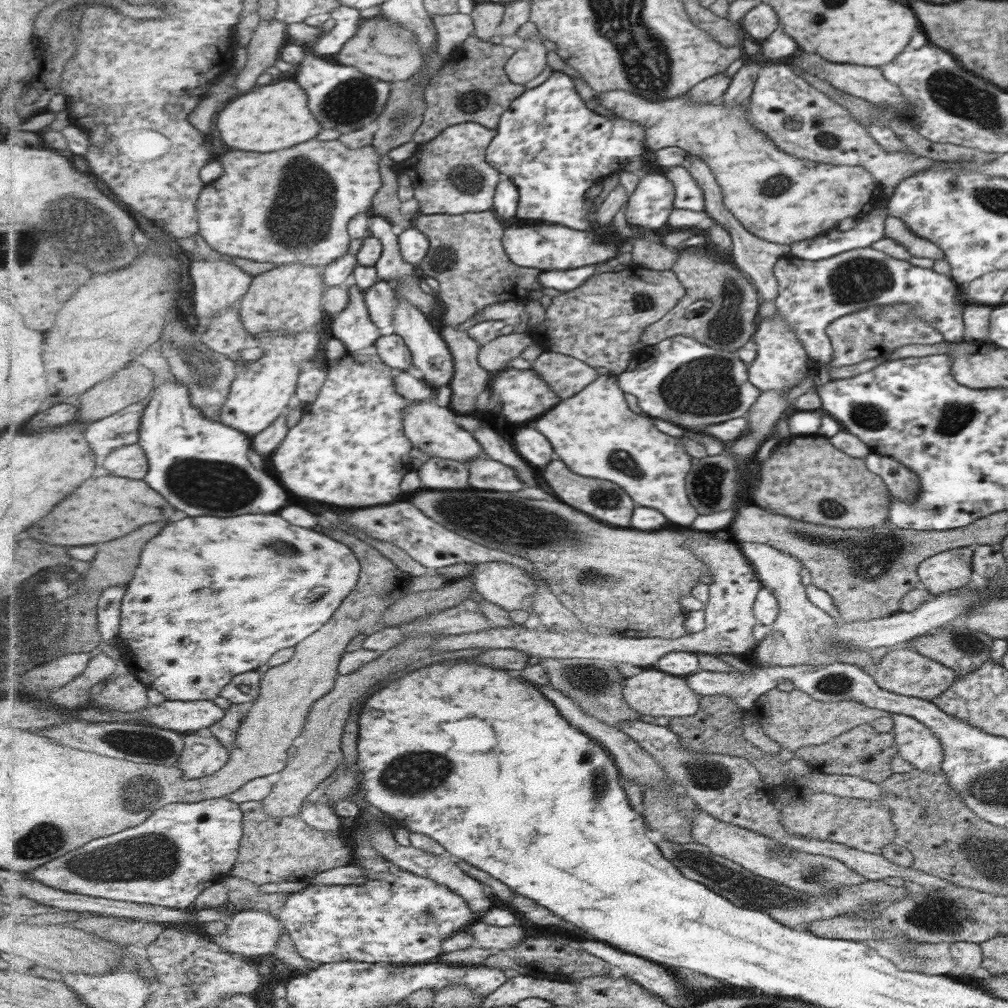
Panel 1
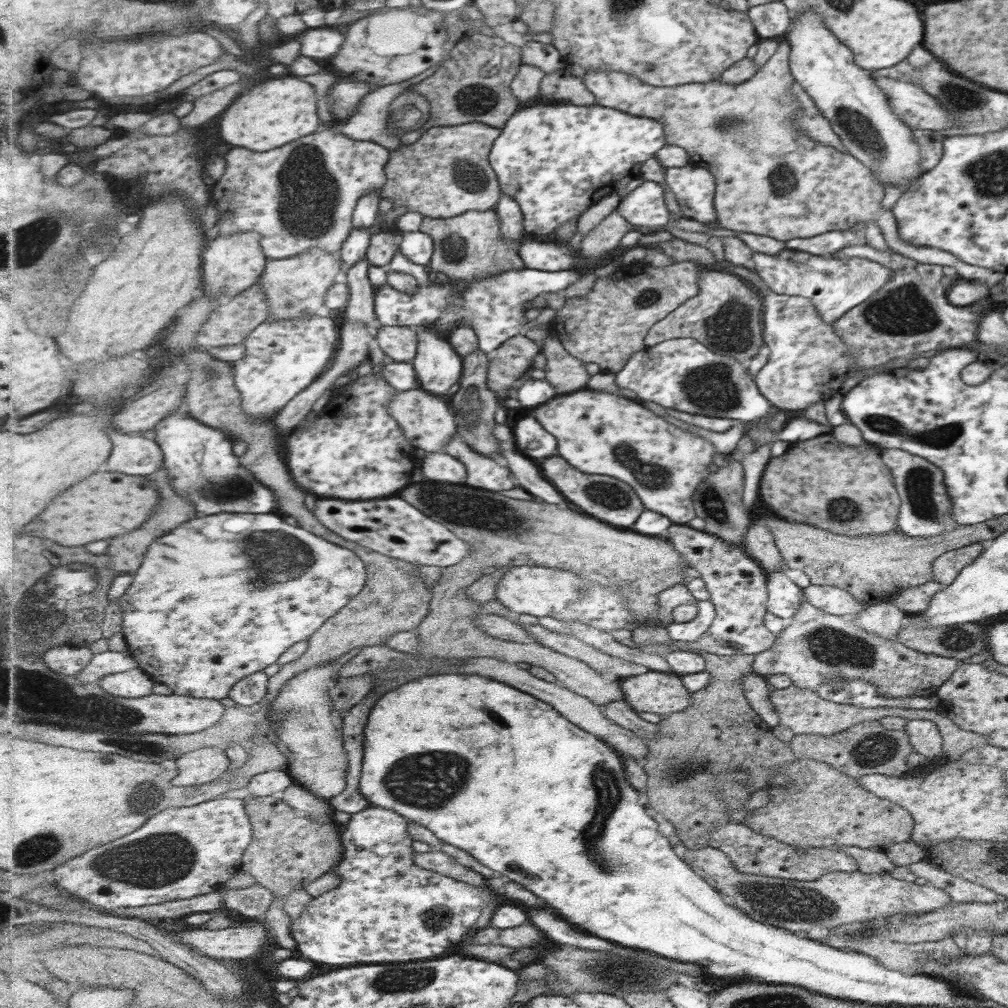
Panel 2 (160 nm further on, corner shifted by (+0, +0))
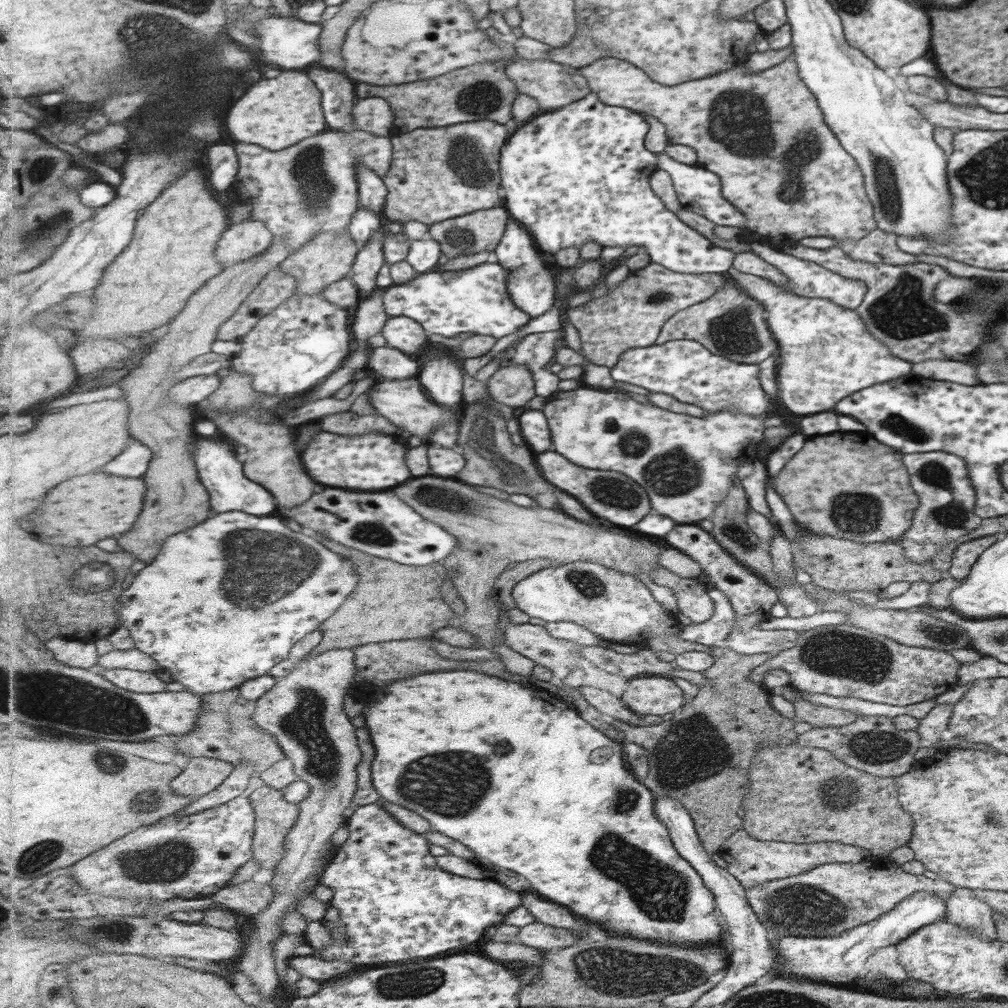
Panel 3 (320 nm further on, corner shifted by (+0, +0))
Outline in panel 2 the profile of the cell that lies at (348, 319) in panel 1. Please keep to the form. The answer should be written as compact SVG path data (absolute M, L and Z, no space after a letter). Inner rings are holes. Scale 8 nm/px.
M367 256L356 262L346 272L346 282L350 286L350 301L344 311L344 322L364 322L371 330L379 328L376 313L377 287L369 278L372 264Z

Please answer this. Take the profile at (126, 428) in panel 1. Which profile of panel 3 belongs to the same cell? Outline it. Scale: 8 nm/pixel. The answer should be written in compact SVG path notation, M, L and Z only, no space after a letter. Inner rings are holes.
M216 373L194 376L177 382L168 393L171 393L171 400L180 405L201 405L222 385L222 381Z

